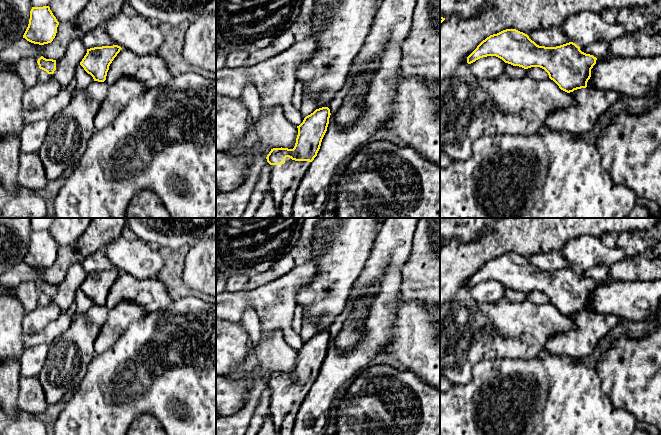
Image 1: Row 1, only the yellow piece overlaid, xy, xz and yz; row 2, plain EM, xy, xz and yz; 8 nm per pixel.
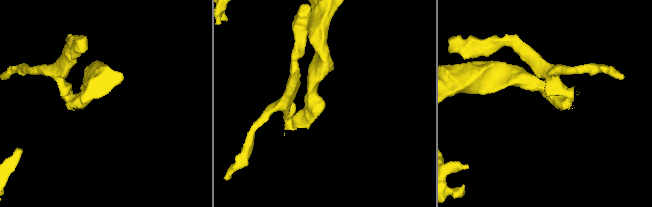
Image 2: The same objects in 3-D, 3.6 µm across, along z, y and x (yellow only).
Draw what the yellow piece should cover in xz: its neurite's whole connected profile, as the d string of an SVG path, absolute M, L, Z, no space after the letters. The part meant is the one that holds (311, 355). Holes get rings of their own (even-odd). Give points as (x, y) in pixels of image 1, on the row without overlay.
M328 331L316 333L297 350L293 373L273 372L267 379L270 415L277 435L293 435L296 415L317 380L330 339Z

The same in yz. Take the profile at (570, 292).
M516 253L490 259L467 281L467 287L496 280L505 287L524 293L540 291L561 314L570 317L586 312L597 282L586 278L573 266L556 271L539 270Z

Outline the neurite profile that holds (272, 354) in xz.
M277 329L273 331L263 331L259 345L255 347L250 344L243 363L238 368L234 369L231 373L225 376L231 379L243 381L244 387L243 405L236 413L240 412L249 401L249 394L254 387L252 370L255 367L261 368L264 379L265 381L267 381L267 379L273 372L282 371L293 373L296 367L297 359L298 359L297 350L289 347L286 344L283 338L283 334L280 330Z

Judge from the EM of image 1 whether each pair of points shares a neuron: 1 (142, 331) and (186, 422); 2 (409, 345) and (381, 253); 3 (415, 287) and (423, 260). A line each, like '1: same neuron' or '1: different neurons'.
1: same neuron
2: different neurons
3: same neuron

